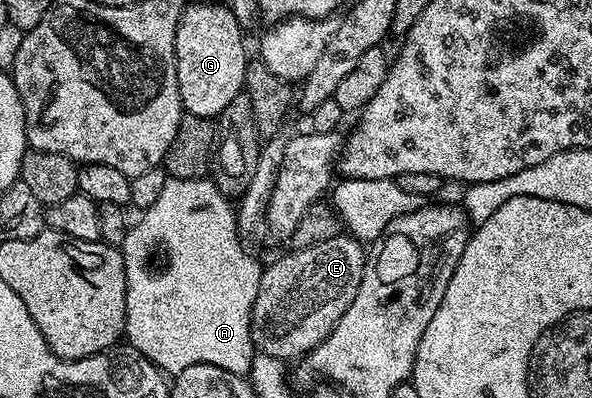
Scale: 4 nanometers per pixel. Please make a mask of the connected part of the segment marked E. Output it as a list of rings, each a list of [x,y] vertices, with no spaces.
[[[335,234],[307,248],[296,248],[287,253],[275,264],[267,263],[263,267],[260,290],[256,290],[256,302],[252,306],[250,319],[250,337],[255,349],[283,362],[297,361],[332,334],[336,322],[344,318],[344,310],[352,306],[356,290],[360,290],[368,255],[363,241],[349,234]]]

